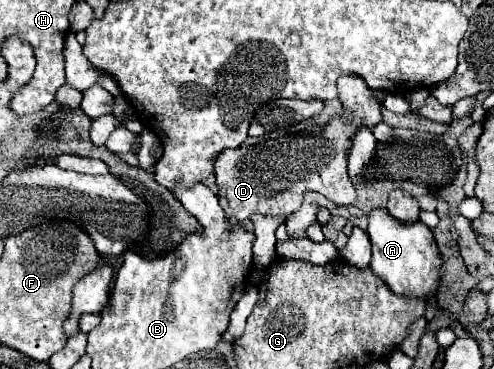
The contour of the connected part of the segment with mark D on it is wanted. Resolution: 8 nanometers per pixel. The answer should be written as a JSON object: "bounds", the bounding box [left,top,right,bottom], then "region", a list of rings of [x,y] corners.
{"bounds":[214,75,382,225],"region":[[[344,75],[338,81],[342,85],[342,117],[346,119],[330,119],[324,127],[314,131],[300,131],[250,147],[226,149],[218,155],[214,163],[216,185],[220,189],[220,205],[230,225],[240,225],[256,213],[272,216],[296,213],[302,205],[304,191],[320,191],[326,199],[338,205],[354,203],[356,189],[346,173],[350,145],[360,127],[372,131],[382,121],[382,105],[362,77]]]}

